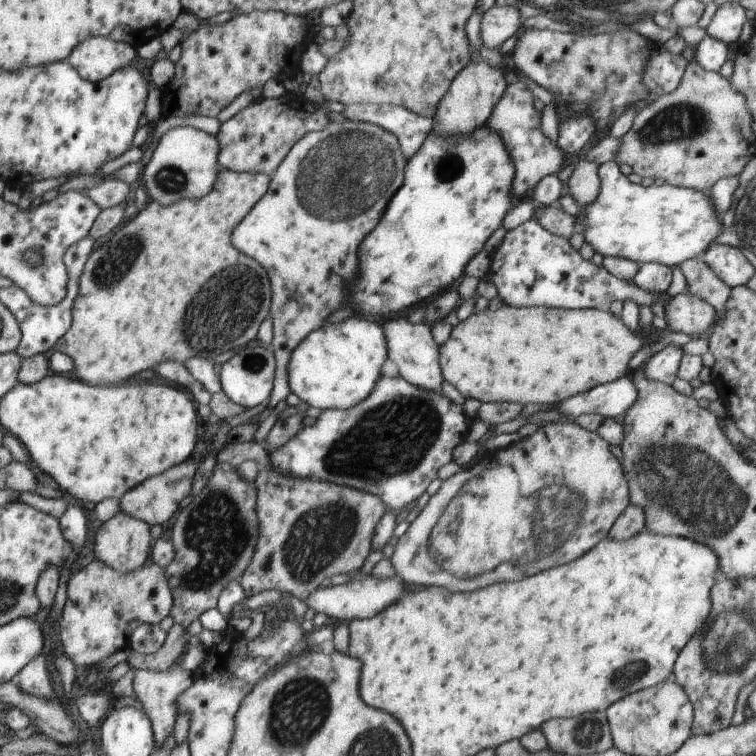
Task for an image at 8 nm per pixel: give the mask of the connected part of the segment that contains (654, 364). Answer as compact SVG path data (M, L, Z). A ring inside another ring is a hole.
M667 345L661 351L652 355L645 366L645 376L650 380L665 382L672 385L677 377L681 358L685 352L682 347Z

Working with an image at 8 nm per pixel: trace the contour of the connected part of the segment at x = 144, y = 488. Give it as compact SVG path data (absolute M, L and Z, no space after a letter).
M188 457L180 464L170 467L162 474L151 476L143 480L138 486L129 490L120 499L121 511L134 519L147 522L150 526L168 522L177 509L181 509L189 500L192 481L196 470L200 468L201 462L194 457Z

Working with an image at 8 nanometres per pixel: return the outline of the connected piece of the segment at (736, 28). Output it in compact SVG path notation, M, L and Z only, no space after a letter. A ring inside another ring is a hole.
M734 1L724 3L719 5L706 32L712 38L728 45L738 40L746 21L746 10L741 4Z

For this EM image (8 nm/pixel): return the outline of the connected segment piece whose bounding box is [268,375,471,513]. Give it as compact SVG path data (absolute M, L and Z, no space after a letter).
M400 375L384 376L378 379L373 391L360 403L353 407L340 409L326 409L320 412L316 417L316 422L311 426L301 428L286 444L278 447L278 450L268 453L271 459L271 465L275 471L280 471L283 475L292 475L300 479L314 479L319 481L328 481L335 485L342 485L345 487L352 487L361 491L366 491L382 499L382 502L387 506L388 510L400 512L403 508L413 507L418 498L428 490L428 486L432 484L432 480L437 478L438 470L453 460L452 450L458 444L466 440L468 430L470 429L471 419L465 414L463 405L454 403L451 399L440 393L434 391L427 391L419 386L406 382Z

